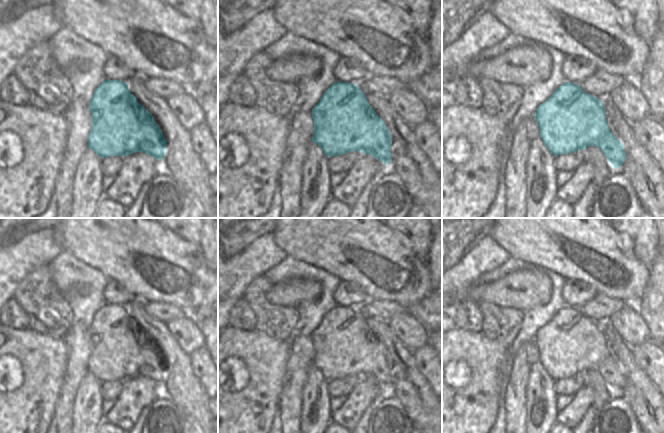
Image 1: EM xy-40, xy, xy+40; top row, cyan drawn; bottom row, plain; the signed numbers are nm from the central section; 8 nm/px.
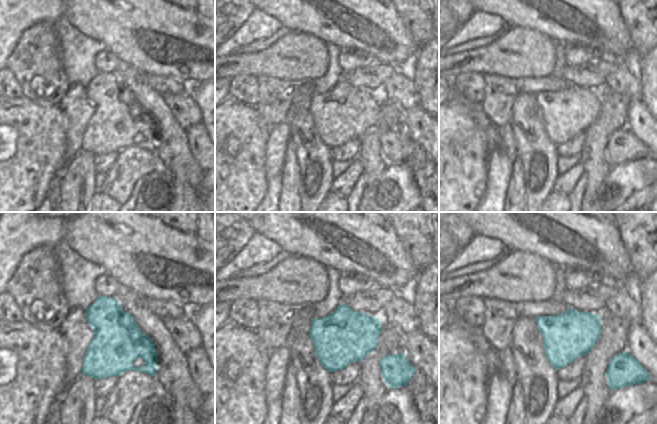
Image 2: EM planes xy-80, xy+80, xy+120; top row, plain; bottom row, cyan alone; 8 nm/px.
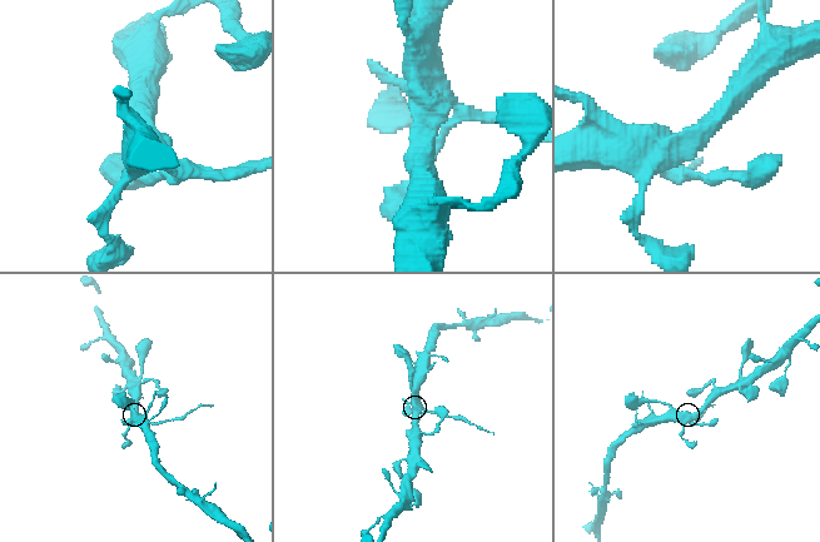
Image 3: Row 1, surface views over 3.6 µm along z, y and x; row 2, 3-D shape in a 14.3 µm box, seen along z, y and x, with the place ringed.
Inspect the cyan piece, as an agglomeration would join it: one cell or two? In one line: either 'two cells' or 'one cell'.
two cells

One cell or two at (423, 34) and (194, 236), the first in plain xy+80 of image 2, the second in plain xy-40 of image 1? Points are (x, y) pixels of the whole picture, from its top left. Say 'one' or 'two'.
one

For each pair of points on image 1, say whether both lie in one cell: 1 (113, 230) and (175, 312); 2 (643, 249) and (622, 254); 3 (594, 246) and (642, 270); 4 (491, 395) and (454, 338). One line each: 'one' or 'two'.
1: two
2: two
3: one
4: one

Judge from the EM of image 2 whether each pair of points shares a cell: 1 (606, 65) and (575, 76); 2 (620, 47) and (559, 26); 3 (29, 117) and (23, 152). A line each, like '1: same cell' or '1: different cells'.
1: same cell
2: same cell
3: same cell

